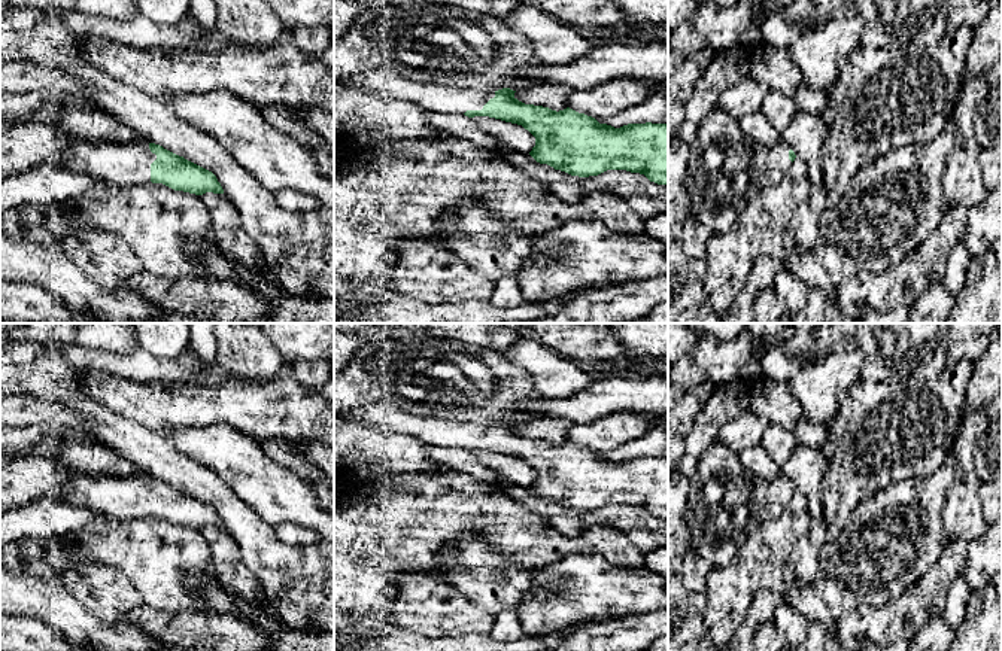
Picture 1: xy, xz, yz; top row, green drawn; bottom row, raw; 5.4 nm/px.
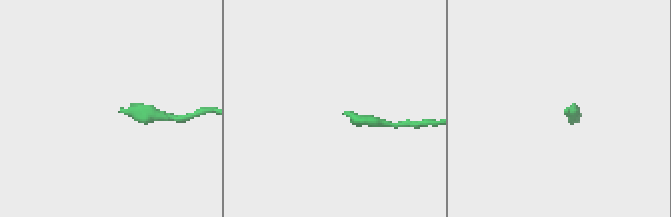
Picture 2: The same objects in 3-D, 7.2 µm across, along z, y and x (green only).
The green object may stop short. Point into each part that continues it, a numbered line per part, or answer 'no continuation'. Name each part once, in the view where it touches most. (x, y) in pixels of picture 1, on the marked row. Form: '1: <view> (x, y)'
1: xy (112, 164)

